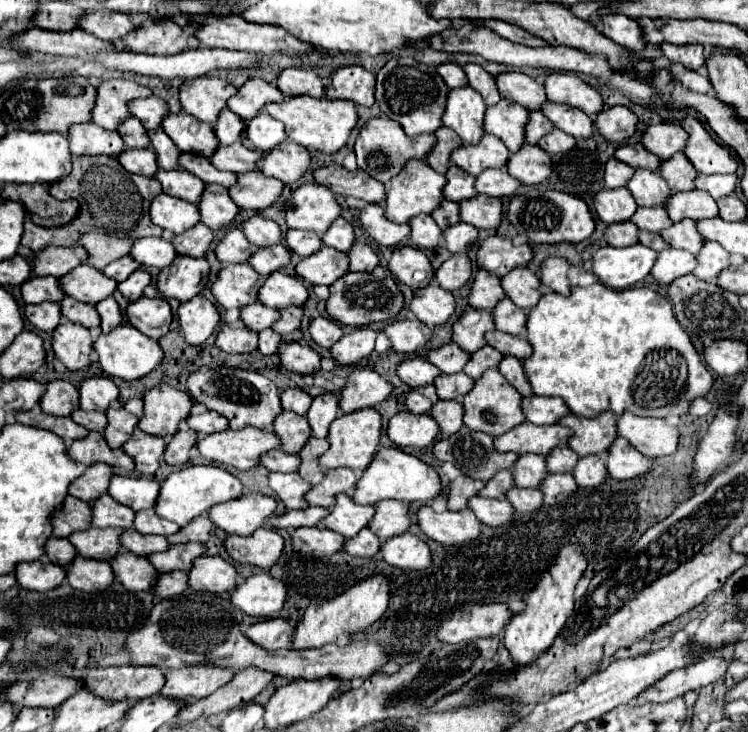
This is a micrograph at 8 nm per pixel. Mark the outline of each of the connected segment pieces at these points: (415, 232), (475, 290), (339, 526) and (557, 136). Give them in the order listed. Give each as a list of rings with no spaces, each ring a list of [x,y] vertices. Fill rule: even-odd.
[[[417,215],[409,219],[409,239],[419,249],[435,249],[443,245],[443,235],[437,223],[429,215]]]
[[[479,269],[471,281],[471,287],[469,287],[469,305],[473,309],[491,311],[497,305],[497,301],[503,297],[505,297],[505,293],[501,289],[499,277],[489,271]]]
[[[337,495],[337,505],[329,509],[323,527],[341,533],[343,537],[355,537],[363,527],[367,527],[375,509],[371,505],[357,505],[347,495]]]
[[[553,129],[553,133],[547,133],[545,137],[541,137],[539,147],[547,153],[561,153],[561,151],[569,151],[575,145],[575,137],[569,137],[567,133],[561,133],[561,129]]]

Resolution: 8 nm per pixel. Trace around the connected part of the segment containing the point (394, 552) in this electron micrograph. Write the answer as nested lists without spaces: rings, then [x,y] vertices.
[[[403,533],[381,545],[381,559],[401,569],[423,569],[431,563],[431,551],[419,537]]]

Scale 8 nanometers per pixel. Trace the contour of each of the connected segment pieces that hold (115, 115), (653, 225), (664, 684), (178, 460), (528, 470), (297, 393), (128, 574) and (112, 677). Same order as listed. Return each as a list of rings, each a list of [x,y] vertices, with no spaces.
[[[109,79],[97,87],[97,101],[91,121],[103,129],[117,129],[117,125],[129,117],[127,101],[137,97],[149,97],[151,91],[131,79]]]
[[[637,207],[637,213],[629,219],[631,223],[637,223],[639,229],[647,229],[653,233],[659,233],[661,229],[671,225],[671,219],[667,217],[667,211],[663,207]]]
[[[705,657],[703,661],[689,665],[685,669],[677,669],[669,675],[665,675],[657,685],[645,689],[631,705],[643,705],[643,703],[665,703],[675,697],[685,695],[687,691],[705,687],[709,683],[719,681],[727,671],[727,659],[725,657]]]
[[[189,427],[187,429],[179,429],[173,437],[171,437],[171,441],[167,443],[167,447],[165,447],[165,463],[169,463],[169,465],[173,465],[173,467],[181,467],[181,465],[185,465],[185,461],[189,459],[189,451],[191,451],[191,447],[195,445],[195,431],[191,431]]]
[[[527,453],[519,455],[511,473],[517,487],[539,487],[539,481],[545,475],[545,457]]]
[[[289,387],[289,389],[285,389],[281,393],[281,405],[283,405],[283,409],[295,411],[299,415],[305,415],[307,413],[311,401],[313,399],[305,391],[301,391],[299,387]]]
[[[121,551],[109,563],[115,581],[119,581],[129,591],[149,591],[155,583],[157,571],[153,569],[153,565],[149,565],[145,557],[139,557],[129,551]]]
[[[115,665],[103,671],[89,673],[85,687],[105,699],[145,699],[161,691],[165,685],[165,671],[153,665]]]

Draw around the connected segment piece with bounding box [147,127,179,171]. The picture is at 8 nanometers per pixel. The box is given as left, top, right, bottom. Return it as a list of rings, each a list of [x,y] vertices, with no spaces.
[[[157,127],[155,131],[147,131],[147,137],[151,141],[151,149],[157,153],[157,165],[161,169],[177,169],[177,157],[179,157],[179,149],[175,147],[175,143],[165,135],[165,131],[161,127]]]

